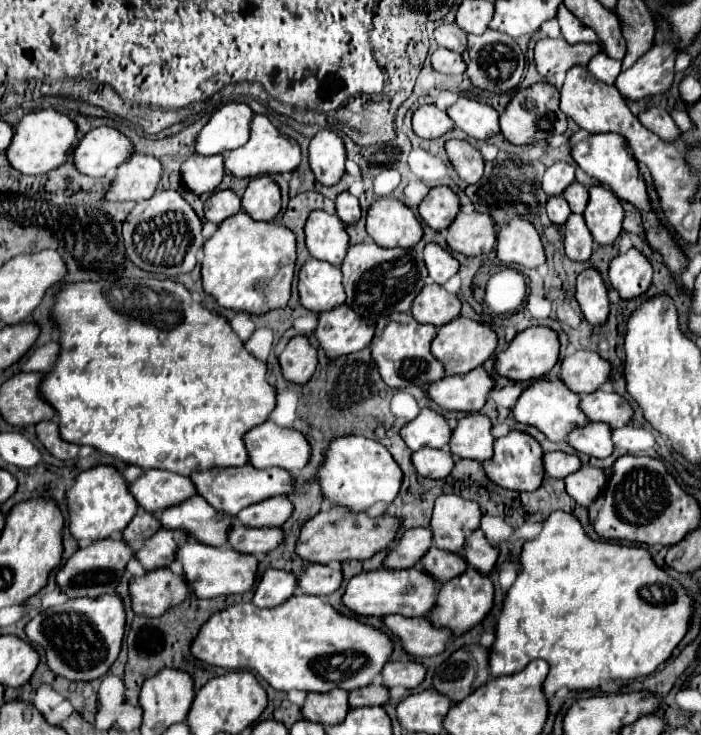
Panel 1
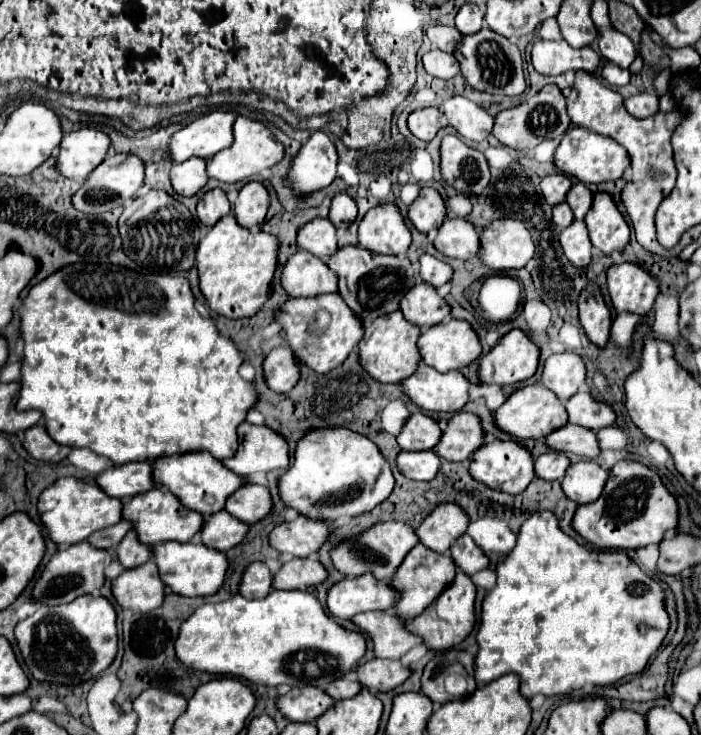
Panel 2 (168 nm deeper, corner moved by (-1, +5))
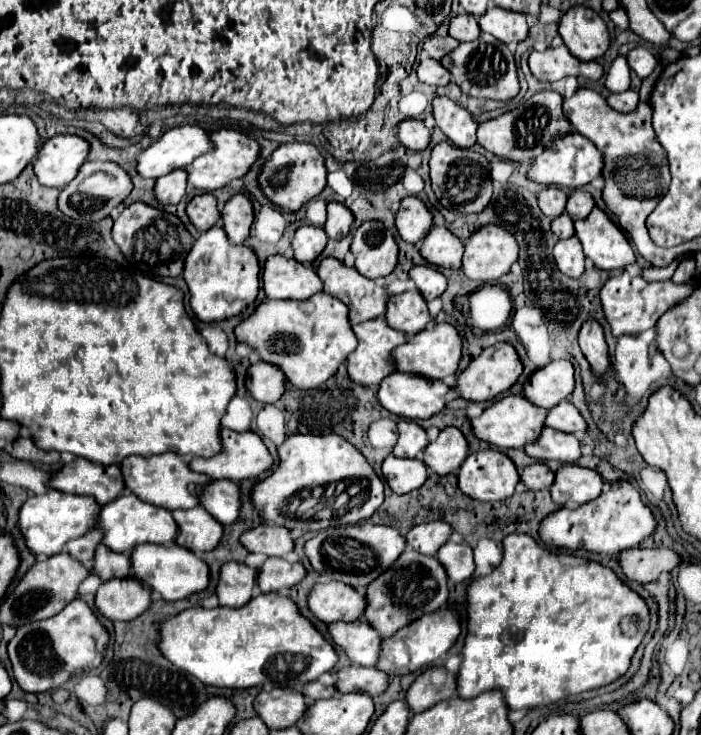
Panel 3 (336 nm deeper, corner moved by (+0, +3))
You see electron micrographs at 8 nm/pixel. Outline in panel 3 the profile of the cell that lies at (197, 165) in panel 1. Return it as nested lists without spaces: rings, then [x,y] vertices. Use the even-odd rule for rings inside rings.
[[[177,169],[159,177],[155,181],[153,193],[161,205],[177,205],[187,193],[187,173],[183,169]]]

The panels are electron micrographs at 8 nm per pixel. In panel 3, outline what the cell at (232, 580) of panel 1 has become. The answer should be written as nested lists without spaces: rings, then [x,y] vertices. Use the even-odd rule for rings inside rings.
[[[143,543],[131,549],[129,561],[131,561],[131,575],[149,585],[151,591],[157,591],[165,601],[185,599],[187,595],[199,593],[209,585],[209,567],[195,553],[179,545],[165,547],[165,545]]]

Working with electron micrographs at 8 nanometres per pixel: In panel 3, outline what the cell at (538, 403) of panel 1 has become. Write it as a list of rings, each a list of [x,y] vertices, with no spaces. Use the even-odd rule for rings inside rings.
[[[509,395],[505,399],[491,403],[479,417],[471,419],[471,431],[479,441],[485,441],[499,449],[521,449],[539,437],[545,415],[547,415],[545,409],[537,409],[521,395]]]

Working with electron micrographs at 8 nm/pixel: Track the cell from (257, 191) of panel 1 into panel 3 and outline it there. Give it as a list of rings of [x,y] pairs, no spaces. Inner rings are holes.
[[[237,193],[231,197],[225,207],[221,209],[221,219],[223,219],[223,229],[231,243],[243,243],[249,237],[249,229],[253,223],[253,207],[247,195]],[[227,215],[229,215],[229,229],[227,229]]]

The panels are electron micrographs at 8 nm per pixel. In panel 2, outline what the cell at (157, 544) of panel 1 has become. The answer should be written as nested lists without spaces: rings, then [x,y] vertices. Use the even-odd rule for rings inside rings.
[[[130,531],[122,539],[122,543],[116,551],[116,557],[126,569],[134,569],[134,567],[146,563],[148,559],[152,559],[152,545],[140,543],[140,539],[136,539],[136,533]]]

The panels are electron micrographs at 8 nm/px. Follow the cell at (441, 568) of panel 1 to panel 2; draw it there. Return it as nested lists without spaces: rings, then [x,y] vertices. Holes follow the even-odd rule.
[[[418,543],[404,559],[404,563],[398,567],[398,571],[394,573],[392,579],[392,587],[396,587],[402,595],[396,603],[396,613],[402,619],[414,619],[416,615],[420,615],[428,603],[432,603],[454,579],[456,575],[456,565],[452,563],[450,555],[438,553],[438,551],[428,551],[428,547],[424,547],[422,543]]]

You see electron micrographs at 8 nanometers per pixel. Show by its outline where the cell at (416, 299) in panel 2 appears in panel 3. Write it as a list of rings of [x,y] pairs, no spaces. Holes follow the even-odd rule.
[[[417,289],[389,297],[385,319],[393,329],[403,331],[407,335],[415,335],[423,331],[431,321],[427,313],[427,303]]]

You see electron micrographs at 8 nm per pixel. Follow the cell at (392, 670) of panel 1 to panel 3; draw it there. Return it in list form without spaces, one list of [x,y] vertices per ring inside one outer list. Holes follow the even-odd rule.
[[[349,665],[337,671],[335,687],[339,693],[367,693],[371,697],[383,693],[387,689],[387,675],[373,667],[361,667],[361,665]]]

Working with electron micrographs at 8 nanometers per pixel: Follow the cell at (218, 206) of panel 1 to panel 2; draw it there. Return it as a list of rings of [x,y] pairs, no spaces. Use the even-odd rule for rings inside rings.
[[[222,189],[208,191],[198,203],[198,219],[206,225],[214,225],[220,217],[232,213],[232,203]]]

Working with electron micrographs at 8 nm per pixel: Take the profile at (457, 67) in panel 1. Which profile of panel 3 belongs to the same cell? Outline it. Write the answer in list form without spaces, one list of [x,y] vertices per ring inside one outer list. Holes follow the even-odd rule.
[[[431,57],[421,59],[421,63],[417,67],[417,77],[419,77],[419,81],[423,81],[427,85],[447,85],[451,79],[447,69]]]

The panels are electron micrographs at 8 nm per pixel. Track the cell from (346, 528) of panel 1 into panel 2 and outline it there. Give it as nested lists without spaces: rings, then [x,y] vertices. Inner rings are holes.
[[[304,515],[294,521],[284,521],[270,533],[270,545],[284,555],[308,557],[318,553],[318,549],[330,541],[332,527],[328,523],[316,523],[316,519],[304,519]]]

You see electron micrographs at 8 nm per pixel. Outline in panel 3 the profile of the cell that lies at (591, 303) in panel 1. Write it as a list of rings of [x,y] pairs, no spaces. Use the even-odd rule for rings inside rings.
[[[597,321],[583,323],[579,331],[579,347],[589,361],[593,375],[603,377],[609,371],[609,351],[607,351],[603,329]]]

